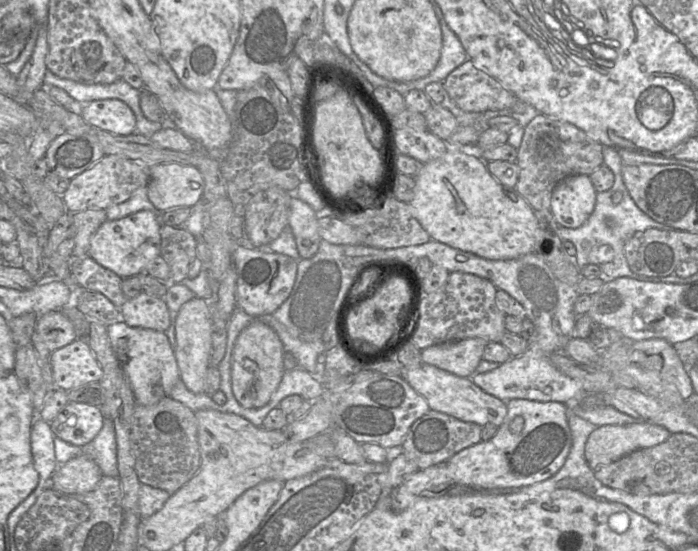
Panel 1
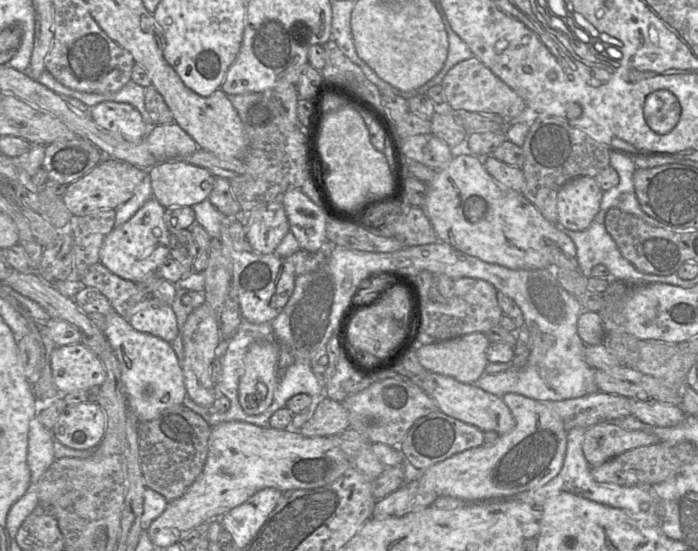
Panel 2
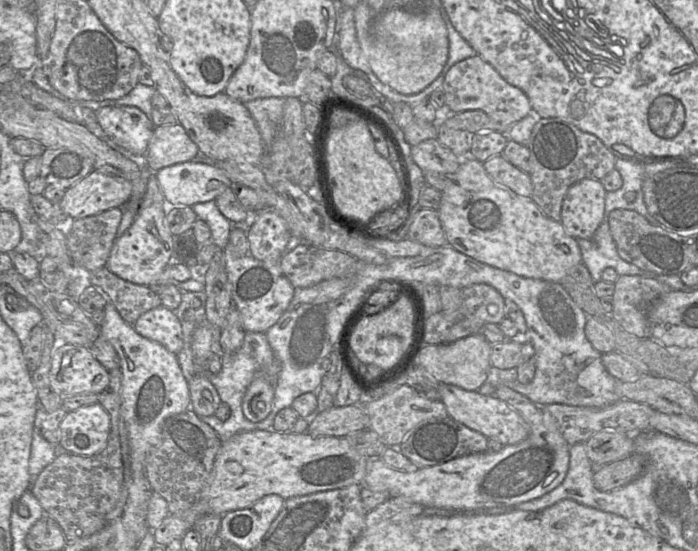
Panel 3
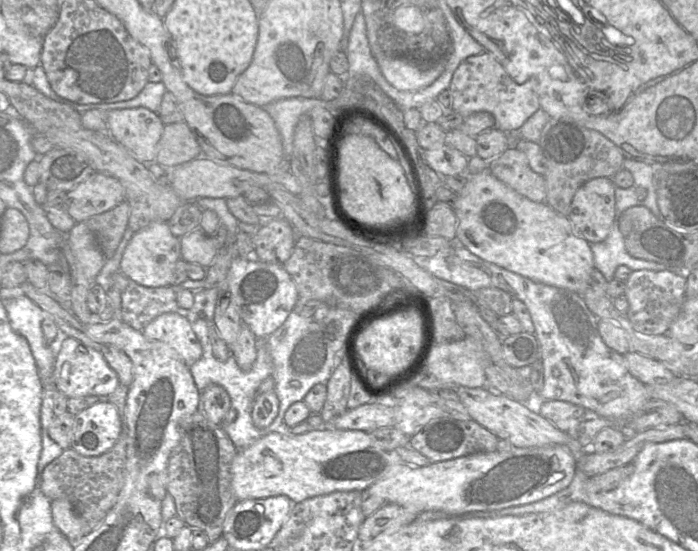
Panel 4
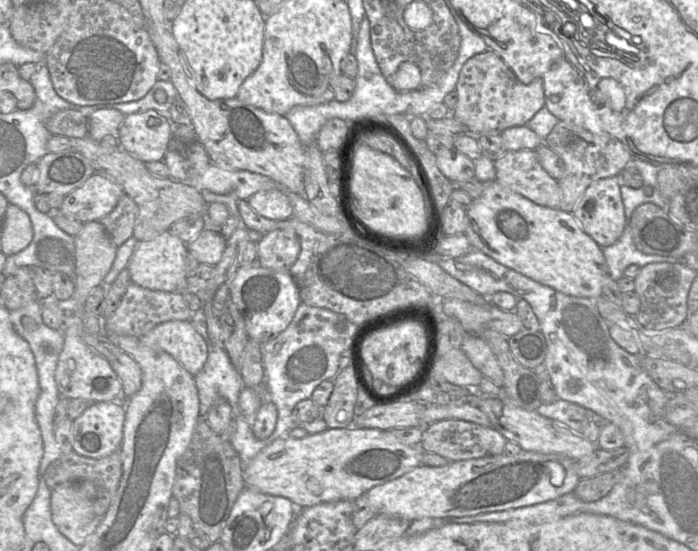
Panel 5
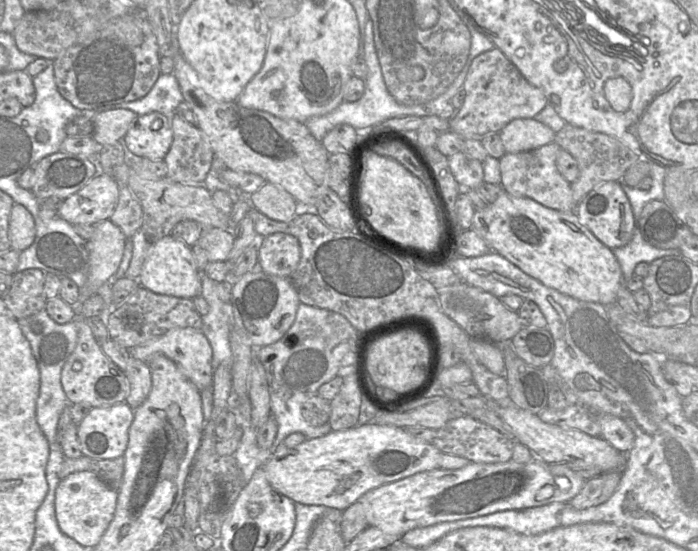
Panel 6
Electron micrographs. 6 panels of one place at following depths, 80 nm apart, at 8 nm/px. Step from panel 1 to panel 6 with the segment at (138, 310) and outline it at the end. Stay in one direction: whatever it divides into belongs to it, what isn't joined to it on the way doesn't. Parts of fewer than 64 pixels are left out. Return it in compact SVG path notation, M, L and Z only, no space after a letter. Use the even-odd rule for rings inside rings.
M191 327L174 328L161 336L158 336L129 350L130 355L133 358L142 362L147 362L153 355L164 355L177 364L185 376L199 391L207 388L212 389L215 371L215 367L213 365L212 347L206 336L199 329Z

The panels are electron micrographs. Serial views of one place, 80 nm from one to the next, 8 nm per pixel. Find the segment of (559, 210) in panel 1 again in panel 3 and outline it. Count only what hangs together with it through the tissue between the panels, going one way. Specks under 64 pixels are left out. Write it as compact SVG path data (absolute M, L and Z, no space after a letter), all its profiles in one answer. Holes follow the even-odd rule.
M583 179L567 191L561 209L561 224L574 238L590 239L605 216L607 191L600 180Z

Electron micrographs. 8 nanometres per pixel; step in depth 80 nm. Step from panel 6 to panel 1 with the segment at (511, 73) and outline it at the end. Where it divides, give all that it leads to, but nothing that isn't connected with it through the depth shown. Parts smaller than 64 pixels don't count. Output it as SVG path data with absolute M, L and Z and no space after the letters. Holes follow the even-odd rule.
M471 60L453 70L443 84L449 98L467 112L510 111L519 100Z

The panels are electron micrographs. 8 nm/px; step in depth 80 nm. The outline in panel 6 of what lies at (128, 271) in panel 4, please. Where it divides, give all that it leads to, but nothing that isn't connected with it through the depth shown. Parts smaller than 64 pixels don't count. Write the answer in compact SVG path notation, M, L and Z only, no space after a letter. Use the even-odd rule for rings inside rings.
M171 235L151 240L138 282L153 293L194 299L201 296L200 270L195 262L192 249Z

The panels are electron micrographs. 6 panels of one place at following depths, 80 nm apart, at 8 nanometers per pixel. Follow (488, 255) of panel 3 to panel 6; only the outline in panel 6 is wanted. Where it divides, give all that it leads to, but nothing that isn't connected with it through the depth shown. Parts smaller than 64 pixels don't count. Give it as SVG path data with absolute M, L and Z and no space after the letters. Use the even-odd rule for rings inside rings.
M504 191L495 202L476 210L471 229L485 240L491 251L502 255L545 286L580 301L594 302L605 307L616 304L618 290L624 285L620 264L613 250L581 224L575 212L547 208L530 198L515 197Z

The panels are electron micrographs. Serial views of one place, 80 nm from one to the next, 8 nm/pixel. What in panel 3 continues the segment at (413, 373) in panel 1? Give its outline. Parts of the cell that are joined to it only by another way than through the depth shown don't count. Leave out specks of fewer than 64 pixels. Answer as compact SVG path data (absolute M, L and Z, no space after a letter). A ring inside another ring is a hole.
M452 384L439 385L440 401L447 409L448 416L477 431L488 439L496 439L504 446L517 444L527 438L530 427L520 414L496 396L483 395L479 391L468 391Z

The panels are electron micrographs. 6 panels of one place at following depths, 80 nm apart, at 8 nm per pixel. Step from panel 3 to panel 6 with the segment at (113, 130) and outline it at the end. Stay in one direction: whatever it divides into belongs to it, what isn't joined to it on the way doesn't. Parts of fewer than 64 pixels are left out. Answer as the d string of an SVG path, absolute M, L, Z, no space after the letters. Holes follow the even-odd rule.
M151 112L137 117L122 143L132 156L162 161L172 141L170 120L162 113Z

